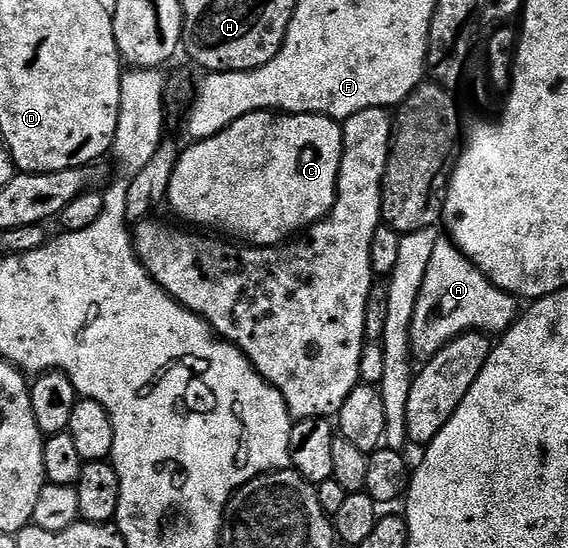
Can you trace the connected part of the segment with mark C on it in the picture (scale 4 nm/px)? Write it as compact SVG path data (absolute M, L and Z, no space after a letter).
M275 111L250 113L241 119L237 119L237 123L225 127L225 131L221 131L212 137L206 137L204 141L188 144L188 146L188 149L184 148L180 152L179 162L175 165L169 183L166 204L175 208L177 216L184 217L185 220L192 221L195 225L204 225L207 228L204 230L226 235L236 242L246 243L251 247L274 247L284 244L288 239L294 238L310 229L312 225L316 225L335 206L335 188L339 178L341 155L343 154L343 126L331 117L322 117L316 113L289 113L286 115L280 115Z

